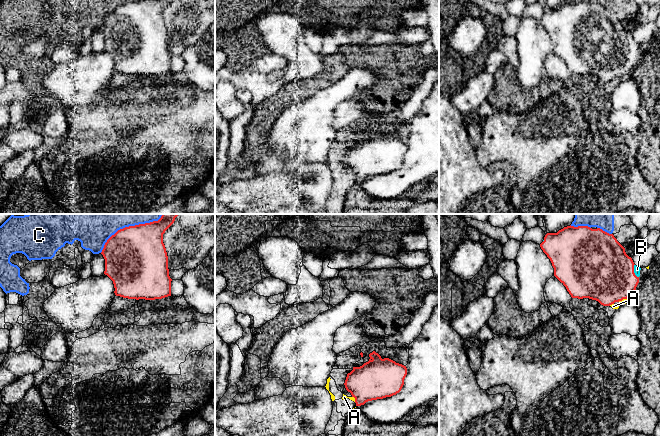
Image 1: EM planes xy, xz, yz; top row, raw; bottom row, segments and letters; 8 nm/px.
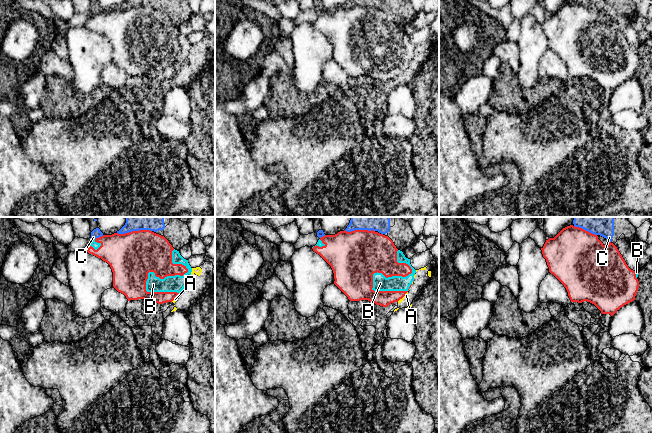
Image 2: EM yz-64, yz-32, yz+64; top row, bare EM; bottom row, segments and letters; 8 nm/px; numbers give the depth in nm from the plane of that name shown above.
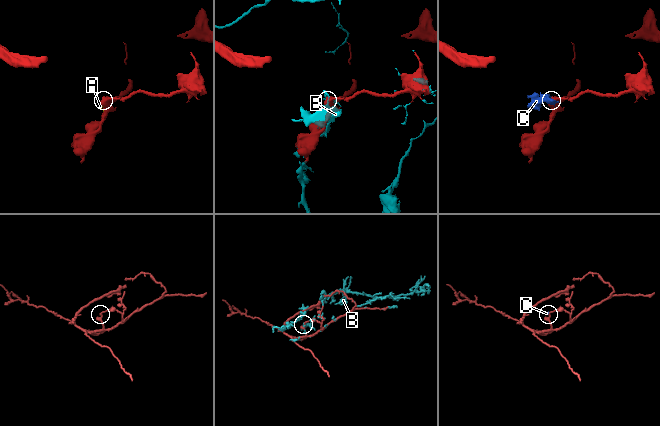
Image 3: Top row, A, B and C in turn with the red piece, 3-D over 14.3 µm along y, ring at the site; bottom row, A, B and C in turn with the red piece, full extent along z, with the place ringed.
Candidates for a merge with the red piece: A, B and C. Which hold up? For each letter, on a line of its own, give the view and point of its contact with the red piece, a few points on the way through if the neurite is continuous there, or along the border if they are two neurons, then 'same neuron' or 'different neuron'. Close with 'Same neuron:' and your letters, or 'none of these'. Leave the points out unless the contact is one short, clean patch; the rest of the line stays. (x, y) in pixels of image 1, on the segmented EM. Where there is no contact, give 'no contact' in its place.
A: yz (622, 299) | along yz (627, 297), (618, 301) | different neuron
B: yz (633, 271) | same neuron
C: xy (129, 226) | different neuron
Same neuron: B

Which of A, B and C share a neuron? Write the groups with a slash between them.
A / B / C

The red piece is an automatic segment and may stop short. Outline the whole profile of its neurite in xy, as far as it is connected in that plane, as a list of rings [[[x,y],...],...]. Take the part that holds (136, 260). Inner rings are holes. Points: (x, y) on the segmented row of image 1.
[[[162,214],[158,221],[125,227],[112,235],[101,252],[105,271],[114,284],[115,295],[128,299],[155,300],[171,296],[168,256],[163,234],[178,214]]]

